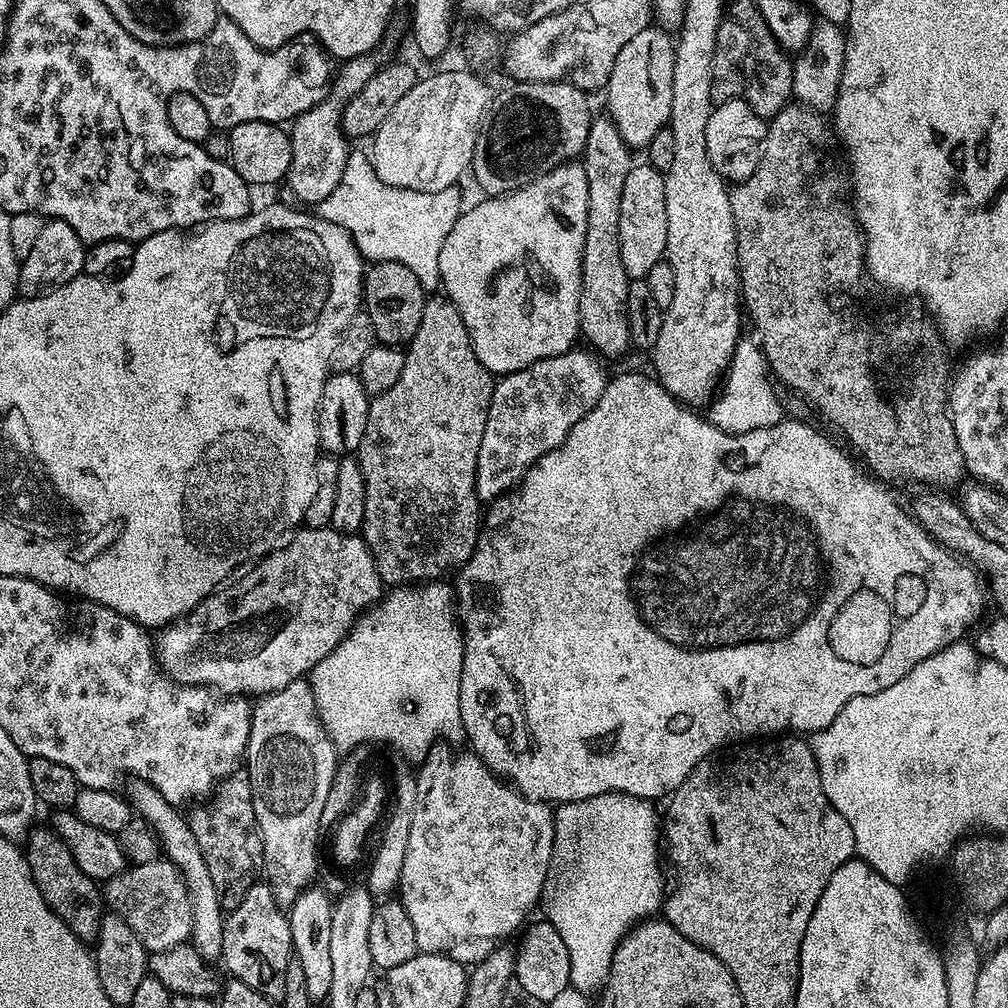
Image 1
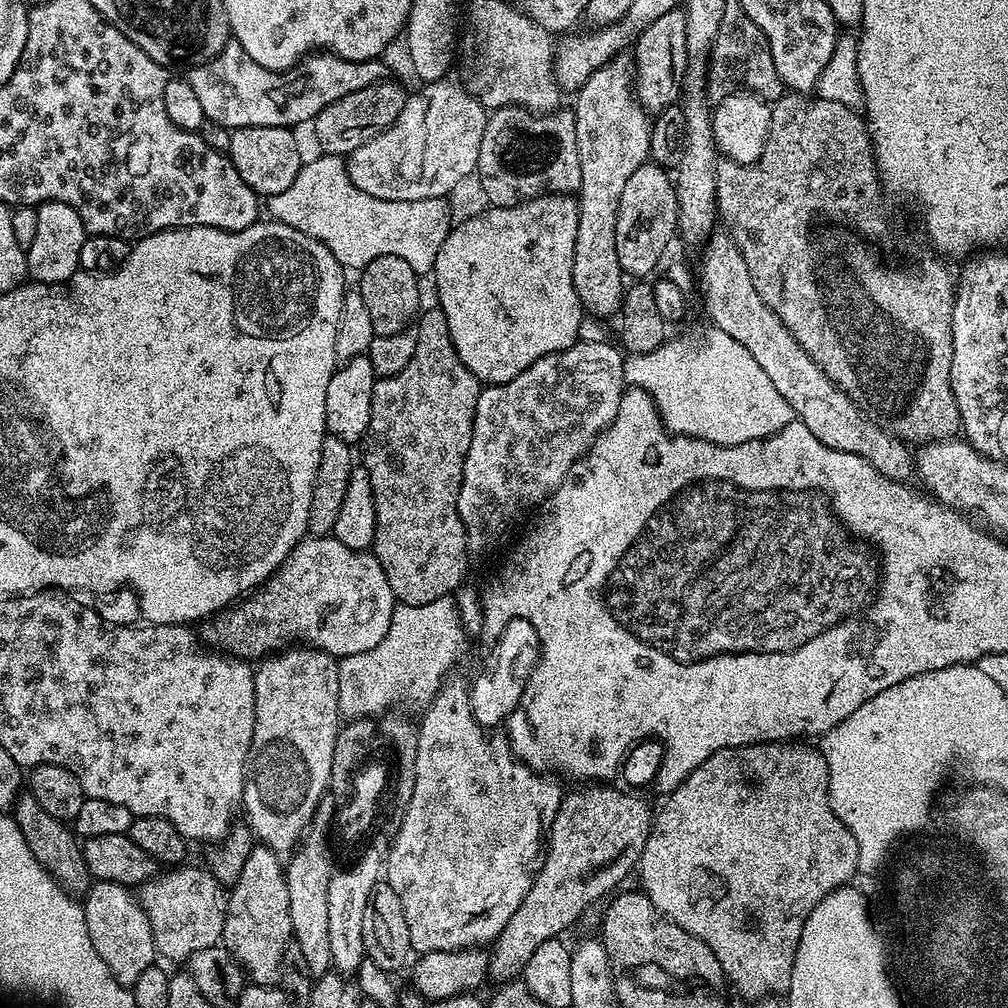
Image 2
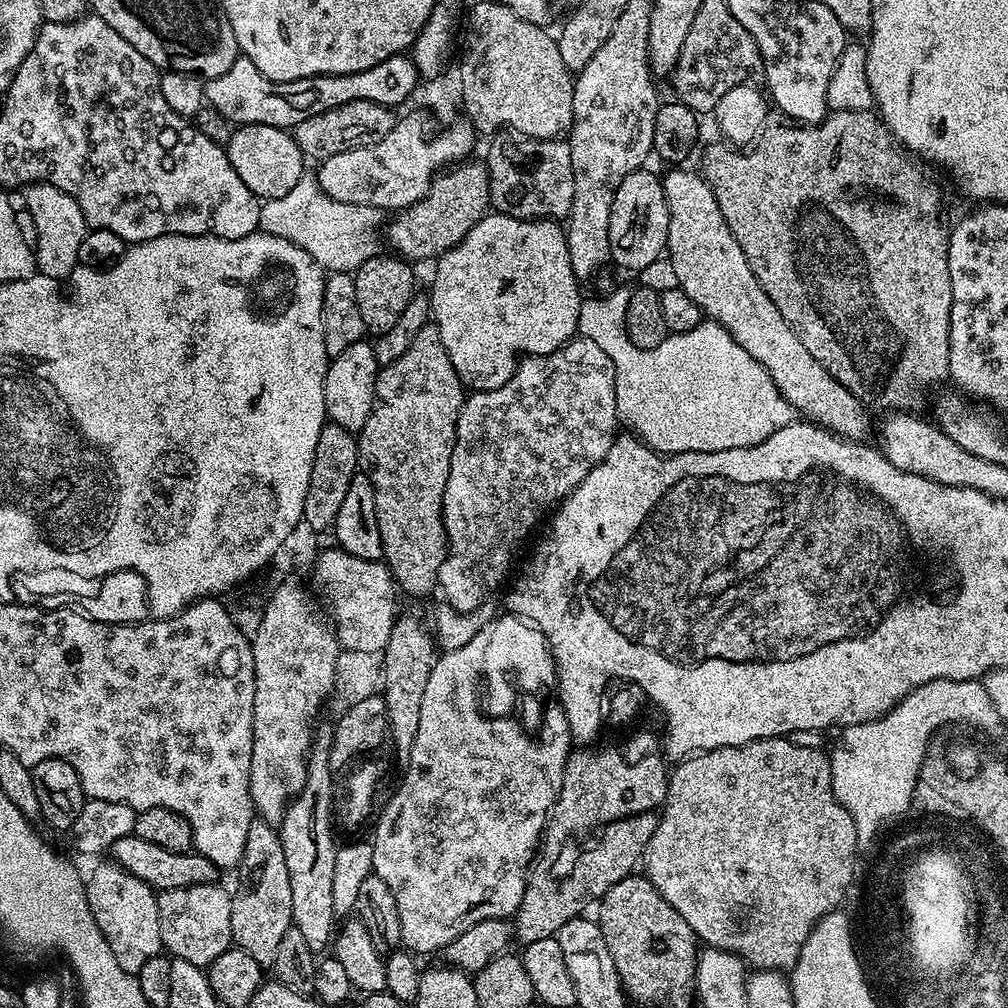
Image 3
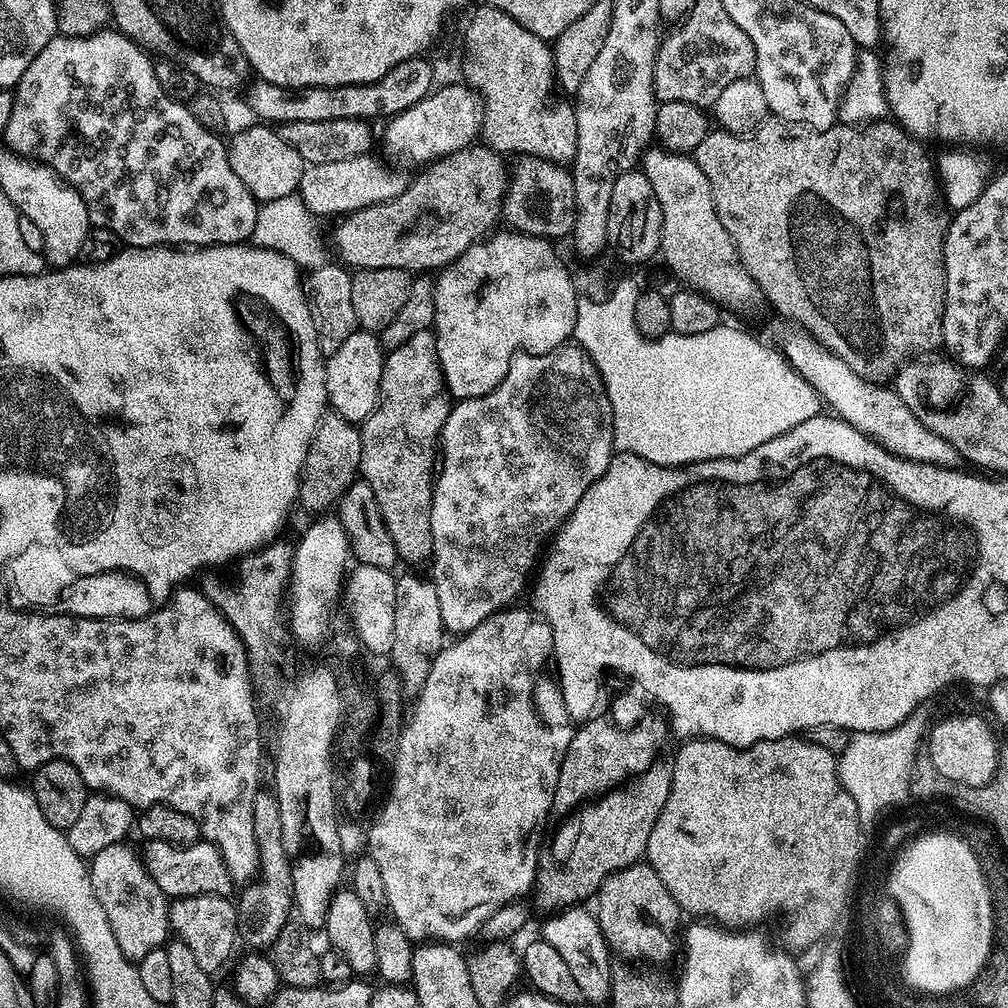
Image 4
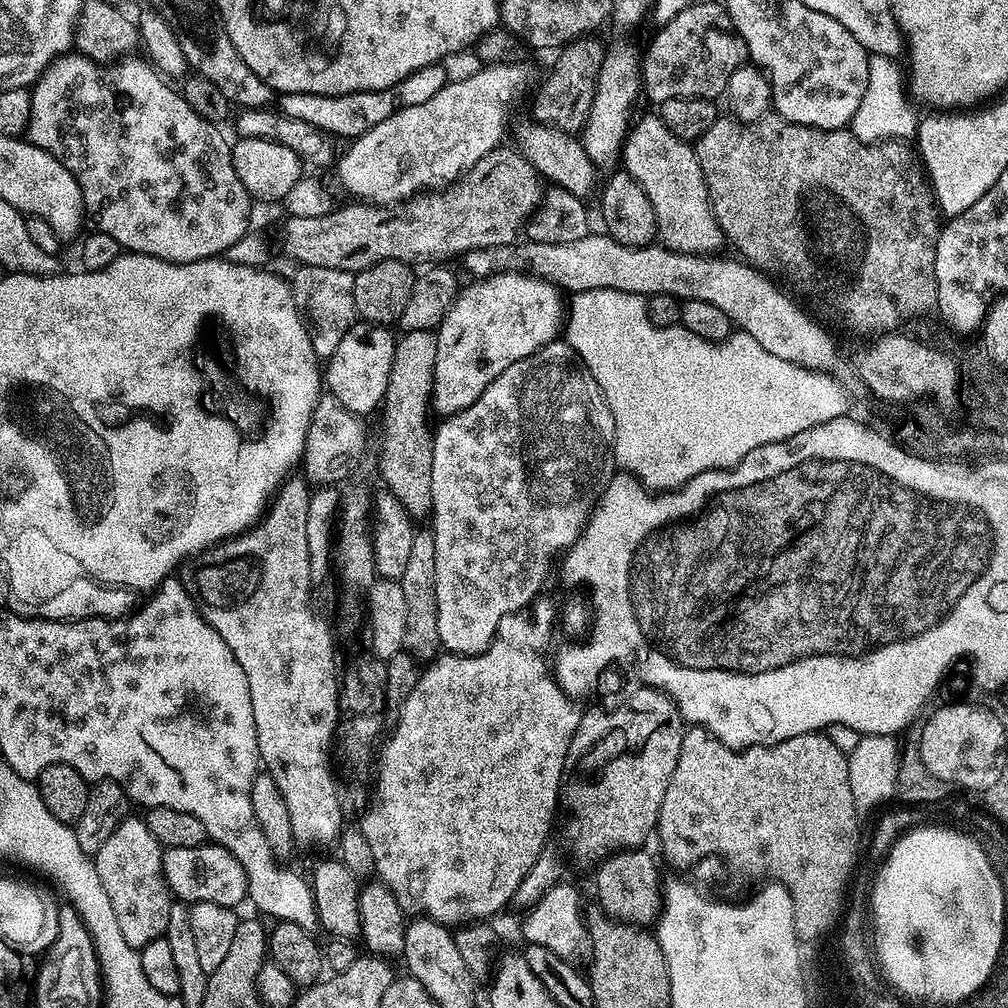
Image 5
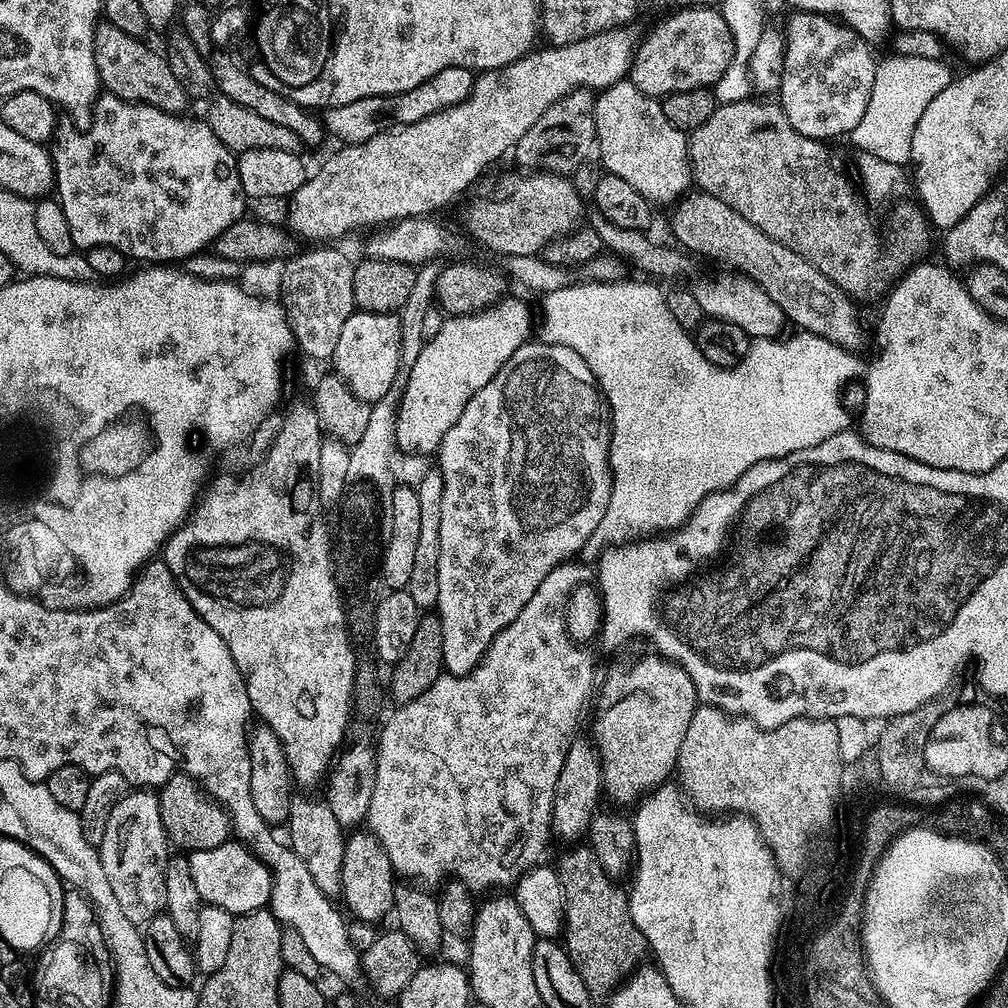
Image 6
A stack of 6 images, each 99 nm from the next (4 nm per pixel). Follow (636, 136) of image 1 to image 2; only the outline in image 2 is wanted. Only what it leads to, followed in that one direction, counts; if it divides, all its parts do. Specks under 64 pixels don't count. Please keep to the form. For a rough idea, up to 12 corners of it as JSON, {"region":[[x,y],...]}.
{"region":[[684,13],[650,22],[634,45],[634,91],[673,107],[687,65]]}

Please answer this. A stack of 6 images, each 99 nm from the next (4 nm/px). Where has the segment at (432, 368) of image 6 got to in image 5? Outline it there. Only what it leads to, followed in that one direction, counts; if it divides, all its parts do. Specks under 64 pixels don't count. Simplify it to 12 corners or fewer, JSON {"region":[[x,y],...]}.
{"region":[[519,273],[461,287],[435,329],[437,417],[553,343],[561,289]]}

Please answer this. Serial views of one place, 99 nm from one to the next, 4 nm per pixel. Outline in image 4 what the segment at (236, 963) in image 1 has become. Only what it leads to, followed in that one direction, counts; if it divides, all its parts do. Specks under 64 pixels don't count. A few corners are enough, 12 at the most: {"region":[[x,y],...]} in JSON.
{"region":[[275,791],[254,798],[260,881],[242,908],[249,949],[271,948],[294,912],[292,857]]}

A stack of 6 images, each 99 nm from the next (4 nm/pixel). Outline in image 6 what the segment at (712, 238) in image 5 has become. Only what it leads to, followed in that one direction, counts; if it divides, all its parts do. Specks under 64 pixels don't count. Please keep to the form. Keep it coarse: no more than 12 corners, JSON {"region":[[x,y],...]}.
{"region":[[631,79],[596,96],[603,171],[649,204],[693,187],[688,142]]}

